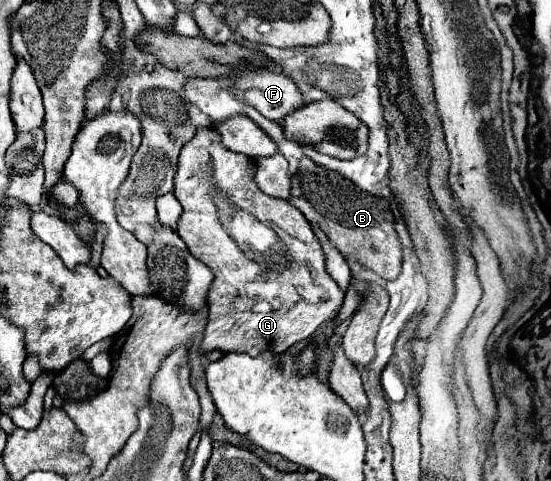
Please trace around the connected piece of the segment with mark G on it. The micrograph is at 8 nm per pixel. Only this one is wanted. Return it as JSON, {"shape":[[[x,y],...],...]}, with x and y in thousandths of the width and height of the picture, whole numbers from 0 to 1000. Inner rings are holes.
{"shape":[[[361,266],[354,287],[332,304],[314,403],[332,428],[321,486],[390,574],[379,599],[379,669],[361,719],[365,736],[383,728],[401,728],[405,736],[441,732],[452,740],[470,740],[485,728],[510,736],[525,719],[557,707],[586,669],[612,657],[626,607],[590,561],[586,516],[557,453],[521,416],[470,399],[463,383],[463,333],[405,308],[390,266]],[[397,457],[405,457],[405,470]],[[405,474],[426,491],[426,507],[448,528],[495,516],[503,482],[521,516],[525,545],[506,561],[488,561],[488,553],[477,557],[481,549],[459,545],[470,553],[470,574],[416,574]]]}

